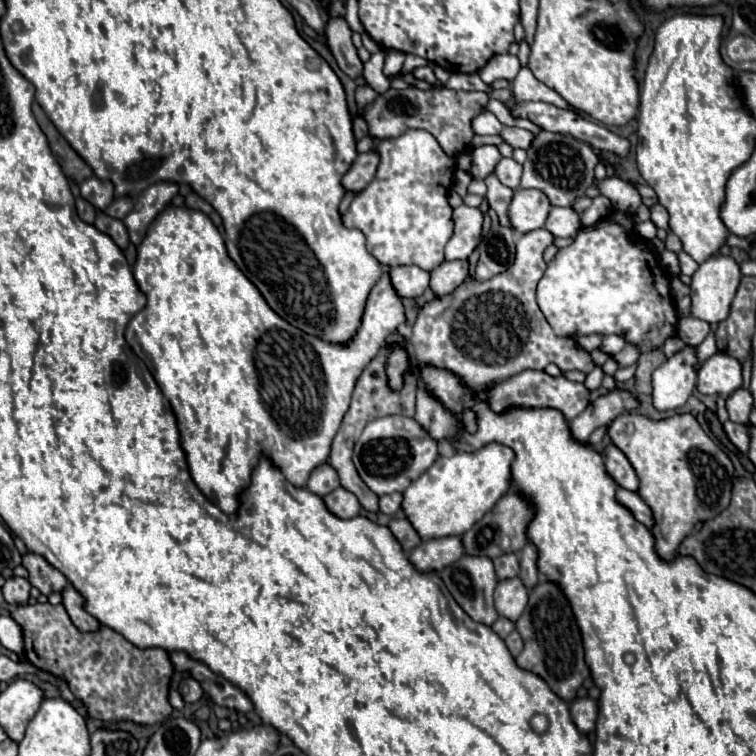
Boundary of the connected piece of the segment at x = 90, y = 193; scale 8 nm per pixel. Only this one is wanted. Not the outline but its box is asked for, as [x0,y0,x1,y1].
[80,176,114,210]

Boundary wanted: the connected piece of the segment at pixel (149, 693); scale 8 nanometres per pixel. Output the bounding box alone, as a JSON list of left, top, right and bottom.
[10,604,174,726]

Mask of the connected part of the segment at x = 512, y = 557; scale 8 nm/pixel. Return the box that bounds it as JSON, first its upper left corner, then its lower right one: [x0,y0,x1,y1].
[494,554,520,580]

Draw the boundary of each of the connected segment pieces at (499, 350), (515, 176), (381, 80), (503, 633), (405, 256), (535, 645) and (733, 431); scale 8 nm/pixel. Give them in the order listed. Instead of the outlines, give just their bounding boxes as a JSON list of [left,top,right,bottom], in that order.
[[410,228,594,390],[494,158,522,190],[362,52,390,94],[492,618,514,638],[342,130,454,272],[516,578,590,704],[722,422,748,454]]

